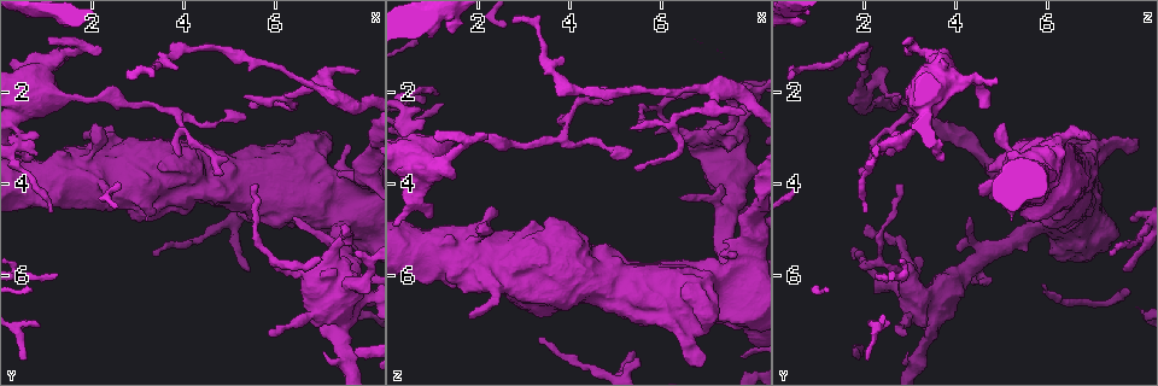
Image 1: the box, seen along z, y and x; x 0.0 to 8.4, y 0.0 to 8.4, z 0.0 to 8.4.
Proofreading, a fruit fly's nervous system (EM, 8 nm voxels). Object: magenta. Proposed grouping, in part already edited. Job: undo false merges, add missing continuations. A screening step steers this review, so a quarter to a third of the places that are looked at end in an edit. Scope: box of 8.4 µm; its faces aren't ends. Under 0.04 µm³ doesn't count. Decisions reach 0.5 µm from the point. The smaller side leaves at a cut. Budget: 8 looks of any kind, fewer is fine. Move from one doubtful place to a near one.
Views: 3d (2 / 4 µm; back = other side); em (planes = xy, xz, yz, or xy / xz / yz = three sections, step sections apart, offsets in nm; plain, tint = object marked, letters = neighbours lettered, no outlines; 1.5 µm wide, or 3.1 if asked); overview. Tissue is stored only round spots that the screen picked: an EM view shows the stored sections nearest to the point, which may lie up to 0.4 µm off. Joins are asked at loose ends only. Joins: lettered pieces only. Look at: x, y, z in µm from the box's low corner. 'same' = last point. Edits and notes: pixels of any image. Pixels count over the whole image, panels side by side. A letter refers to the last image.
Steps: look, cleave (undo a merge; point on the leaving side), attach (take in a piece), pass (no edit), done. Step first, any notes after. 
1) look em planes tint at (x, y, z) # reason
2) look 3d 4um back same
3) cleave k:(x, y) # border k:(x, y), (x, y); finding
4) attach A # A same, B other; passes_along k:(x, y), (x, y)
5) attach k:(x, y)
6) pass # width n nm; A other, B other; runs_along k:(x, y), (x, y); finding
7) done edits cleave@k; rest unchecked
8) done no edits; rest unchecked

look 3d 2um back at (2.20, 1.10, 2.95) # free end

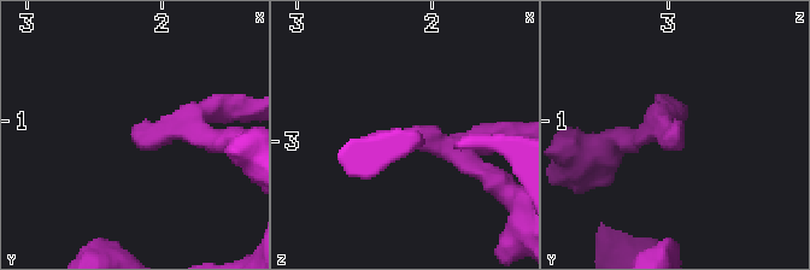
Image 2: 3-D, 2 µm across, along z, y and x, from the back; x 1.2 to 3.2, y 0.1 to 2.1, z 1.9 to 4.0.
look em xz step 8 tint at (2.18, 1.02, 2.96)

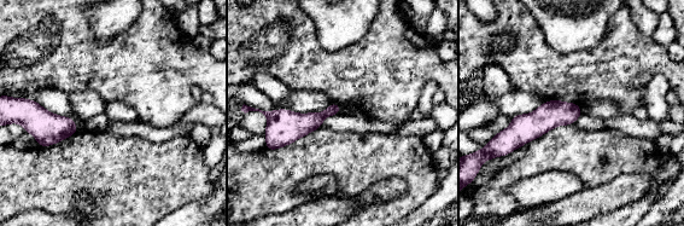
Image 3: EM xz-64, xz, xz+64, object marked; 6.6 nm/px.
look em xy step 4 letters same # cut it another way

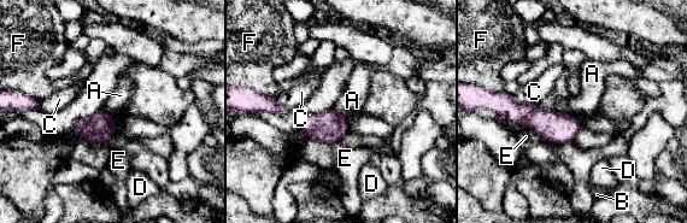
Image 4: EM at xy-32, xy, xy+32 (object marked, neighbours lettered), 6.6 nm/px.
pass # A other, B other, C other, D other, E other, F other; runs_along 4:(503, 95), (521, 113), (576, 127); none of them fits

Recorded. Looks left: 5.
look 3d 2um at (5.50, 4.00, 2.85) # tapers out

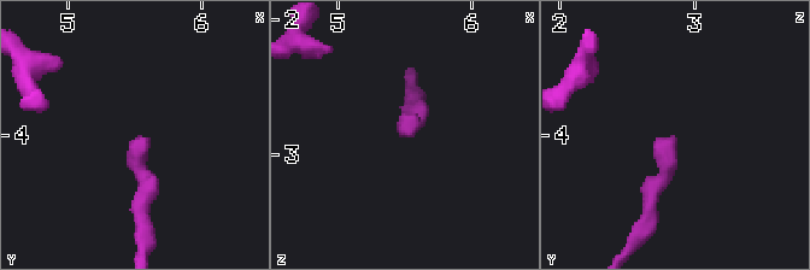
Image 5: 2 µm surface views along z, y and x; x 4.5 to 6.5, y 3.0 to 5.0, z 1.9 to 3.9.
look em planes tint at (5.54, 4.00, 2.86)

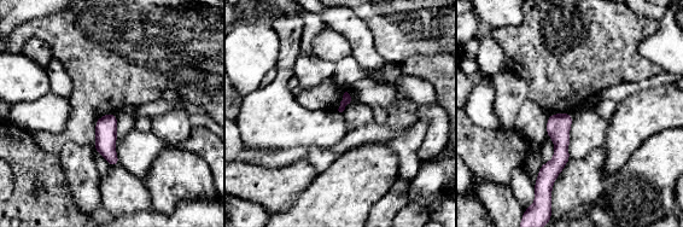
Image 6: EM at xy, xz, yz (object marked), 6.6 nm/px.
look em planes letters same # see the neighbours

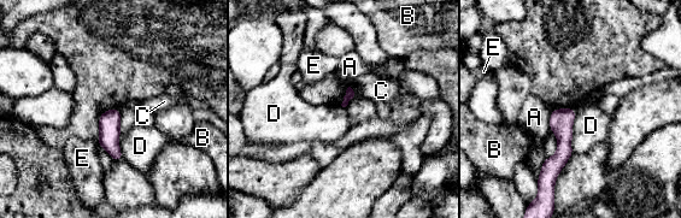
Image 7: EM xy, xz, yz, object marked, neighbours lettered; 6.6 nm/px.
pass # A other, B other, C other, D other, E other; border 7:(576, 111), (573, 124), (571, 153); no lettered piece goes on from it

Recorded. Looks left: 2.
look em yz step 8 letters at (6.35, 5.95, 2.80) # calibre changes

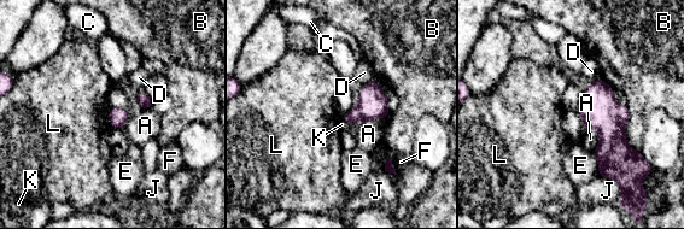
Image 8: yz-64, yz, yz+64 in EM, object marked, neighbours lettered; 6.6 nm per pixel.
pass # width 120 nm; longest_contact B 320 nm; A other, B other, C other, D other, E other, F other, J other, K other, L other; one neuron here

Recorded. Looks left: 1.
done no edits; rest unchecked

